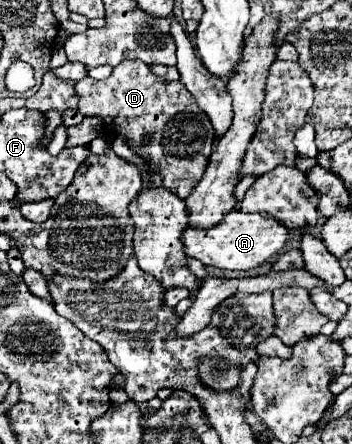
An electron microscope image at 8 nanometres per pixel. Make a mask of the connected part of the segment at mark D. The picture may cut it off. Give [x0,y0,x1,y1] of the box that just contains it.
[77,60,213,200]

